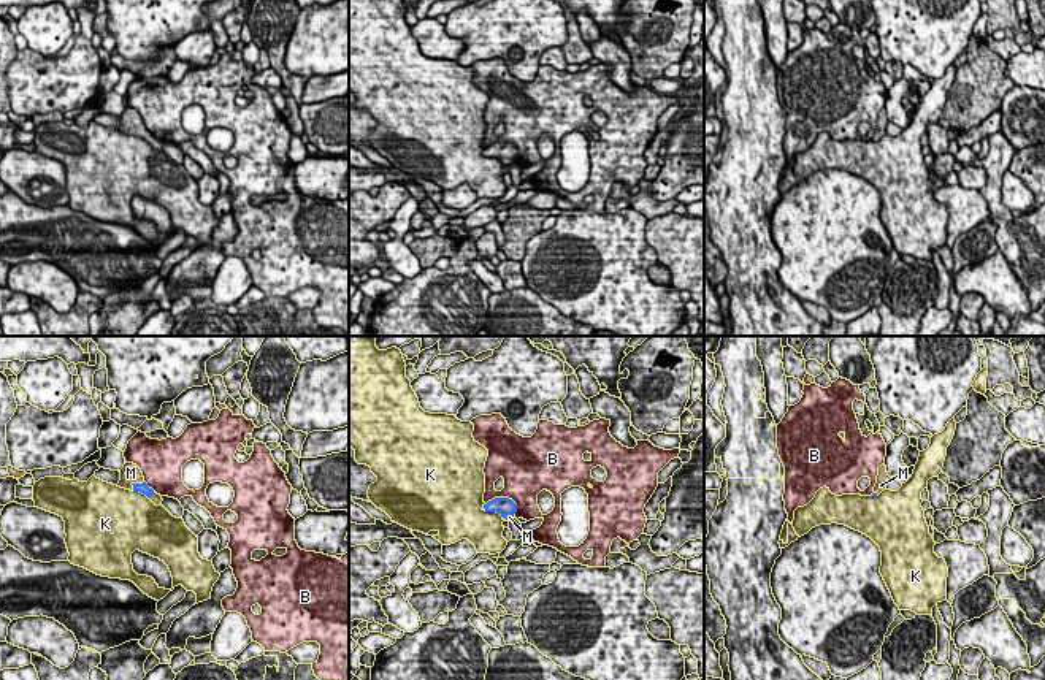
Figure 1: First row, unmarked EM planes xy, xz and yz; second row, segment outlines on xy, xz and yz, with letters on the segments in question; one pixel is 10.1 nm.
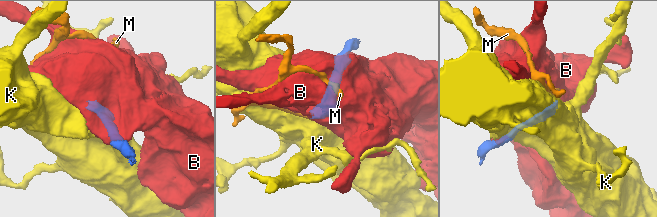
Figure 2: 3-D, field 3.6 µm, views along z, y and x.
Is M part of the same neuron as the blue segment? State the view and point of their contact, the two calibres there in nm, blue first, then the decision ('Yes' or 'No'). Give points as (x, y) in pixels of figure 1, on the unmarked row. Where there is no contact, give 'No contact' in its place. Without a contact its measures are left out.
Touches blue at xy (137, 129). Thickness 100 nm (blue) against 200 nm. Yes

